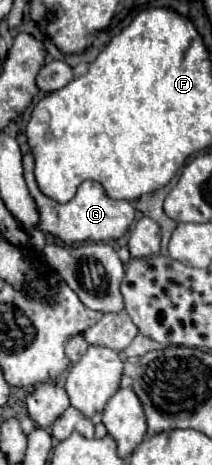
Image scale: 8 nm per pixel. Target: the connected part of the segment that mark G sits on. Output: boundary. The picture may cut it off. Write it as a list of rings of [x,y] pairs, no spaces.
[[[32,153],[24,155],[24,179],[26,179],[26,185],[28,185],[28,191],[30,191],[32,199],[36,201],[38,213],[40,213],[40,223],[36,227],[44,233],[50,233],[50,235],[58,237],[66,245],[74,245],[74,243],[82,243],[82,241],[104,241],[106,243],[106,241],[120,239],[128,231],[128,227],[132,225],[132,221],[136,217],[136,209],[128,201],[110,199],[104,193],[102,185],[98,185],[96,181],[84,181],[78,187],[78,193],[74,195],[74,199],[68,201],[66,205],[60,205],[60,203],[52,201],[36,185]]]

